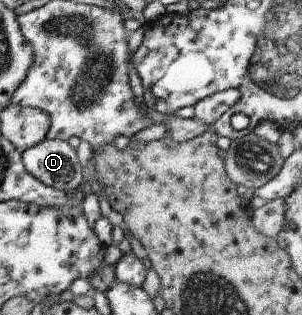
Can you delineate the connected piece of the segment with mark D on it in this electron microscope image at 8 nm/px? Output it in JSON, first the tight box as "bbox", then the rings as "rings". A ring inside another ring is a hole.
{"bbox":[20,137,83,192],"rings":[[[45,137],[20,154],[27,173],[47,187],[66,192],[77,189],[83,181],[75,149],[65,140]]]}

